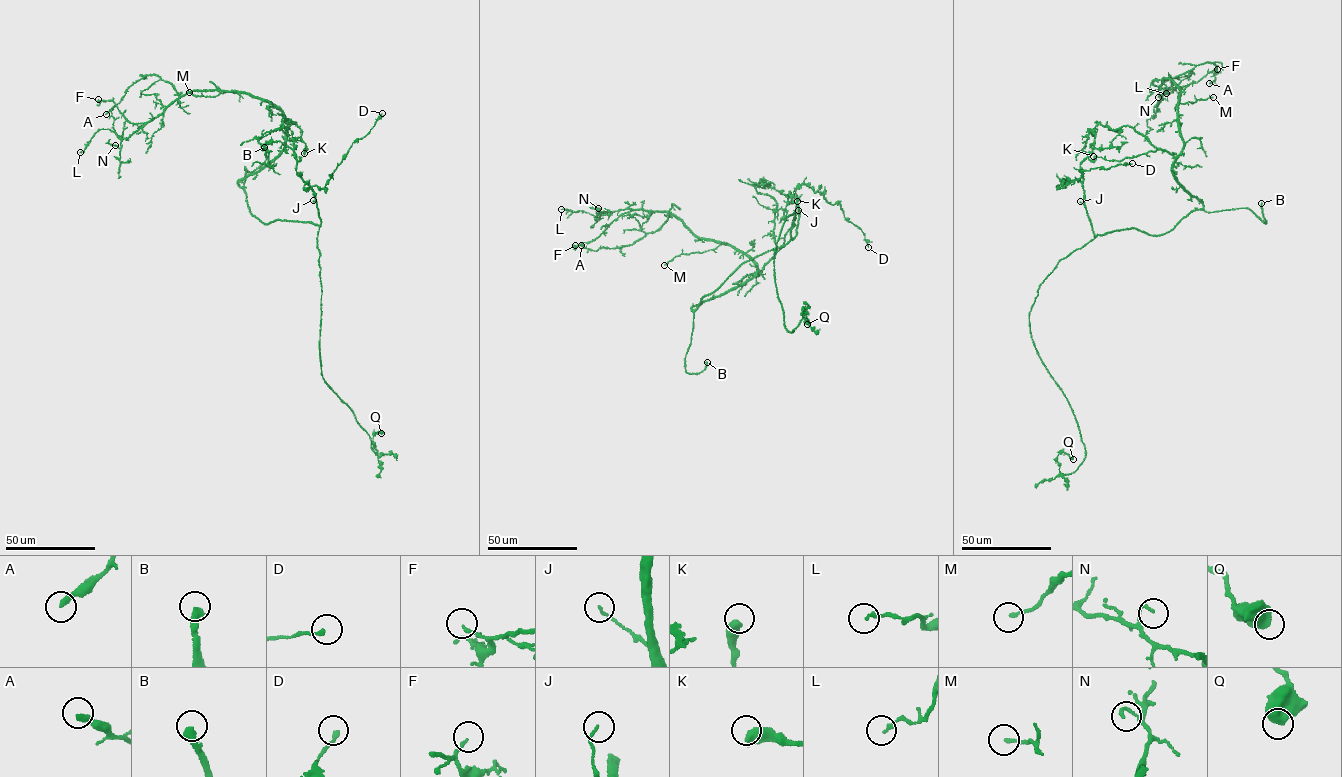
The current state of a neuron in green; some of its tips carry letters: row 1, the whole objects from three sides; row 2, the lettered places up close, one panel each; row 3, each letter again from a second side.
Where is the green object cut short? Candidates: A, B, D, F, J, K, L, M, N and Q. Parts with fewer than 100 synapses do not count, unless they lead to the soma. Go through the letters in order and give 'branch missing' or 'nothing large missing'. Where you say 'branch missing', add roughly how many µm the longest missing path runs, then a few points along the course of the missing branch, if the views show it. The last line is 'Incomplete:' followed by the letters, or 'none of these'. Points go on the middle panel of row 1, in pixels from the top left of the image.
A: nothing large missing
B: branch missing; about 20 µm are missing; missing branch runs (707, 362), (688, 347)
D: nothing large missing
F: nothing large missing
J: nothing large missing
K: nothing large missing
L: nothing large missing
M: nothing large missing
N: nothing large missing
Q: nothing large missing
Incomplete: B

